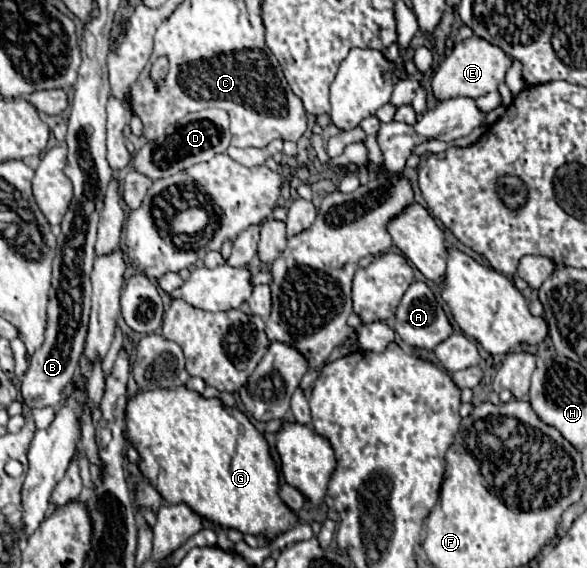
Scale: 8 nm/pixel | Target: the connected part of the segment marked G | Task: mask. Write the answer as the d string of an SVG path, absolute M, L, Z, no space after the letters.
M177 385L173 389L137 391L137 395L127 401L125 423L125 439L141 457L141 475L167 503L187 503L201 517L251 535L265 533L267 537L277 537L295 525L295 515L279 499L279 473L269 455L269 445L237 407L225 407L219 399L205 399L185 385Z

